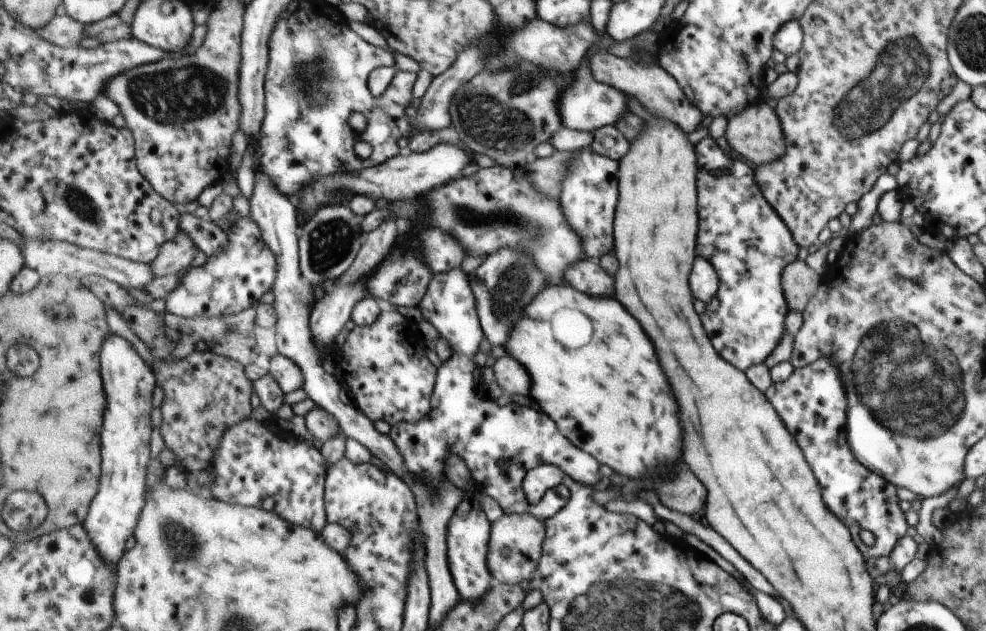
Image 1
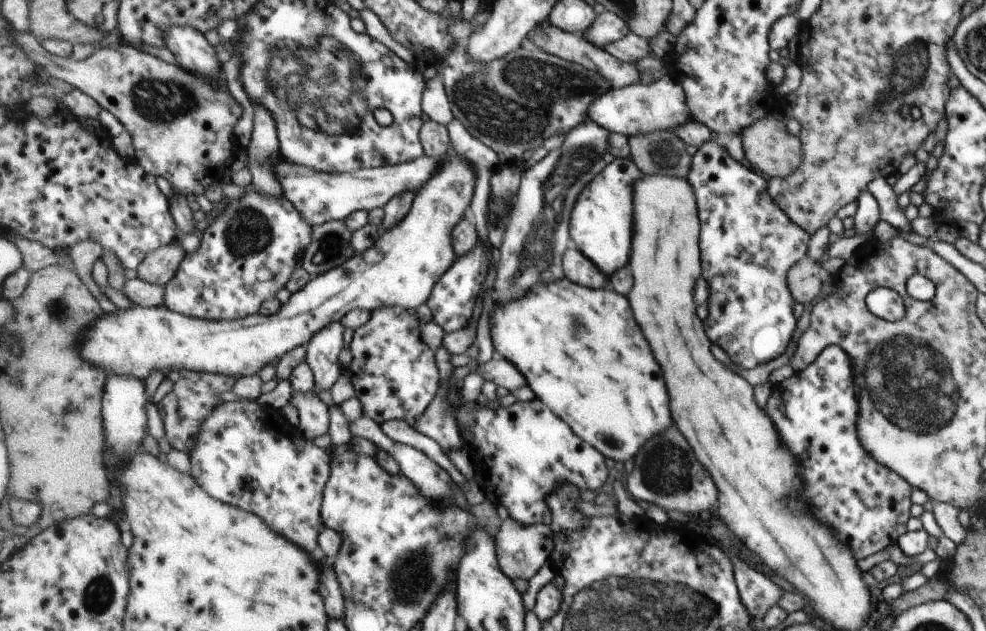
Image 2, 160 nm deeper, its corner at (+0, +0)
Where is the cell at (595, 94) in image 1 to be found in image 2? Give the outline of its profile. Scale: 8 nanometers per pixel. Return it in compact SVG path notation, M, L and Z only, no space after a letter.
M664 75L660 80L645 86L641 86L640 82L626 88L613 86L605 96L589 104L587 118L612 133L631 137L645 132L657 133L657 130L673 131L673 128L688 122L691 116L687 112L683 88L675 80Z

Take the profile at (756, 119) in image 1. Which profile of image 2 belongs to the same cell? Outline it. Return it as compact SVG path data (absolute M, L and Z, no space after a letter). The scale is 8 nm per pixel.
M766 115L761 120L753 122L748 129L741 130L738 134L744 153L744 160L748 165L753 166L757 173L765 174L765 177L786 178L793 170L797 170L797 166L803 161L803 148L800 140L789 134L783 122L775 120Z

